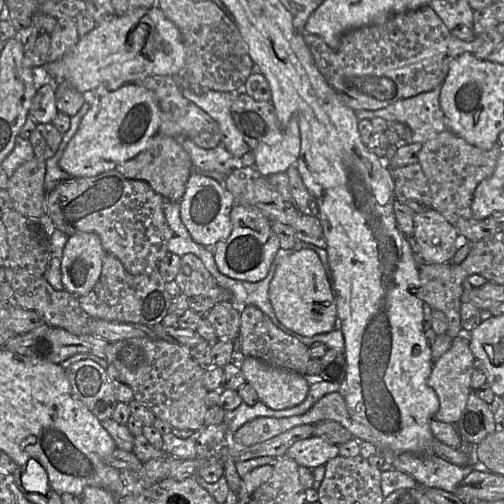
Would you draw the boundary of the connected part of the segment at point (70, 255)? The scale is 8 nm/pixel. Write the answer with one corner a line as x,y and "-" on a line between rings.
94,233
68,236
61,257
64,289
77,297
89,293
100,278
107,254
99,236

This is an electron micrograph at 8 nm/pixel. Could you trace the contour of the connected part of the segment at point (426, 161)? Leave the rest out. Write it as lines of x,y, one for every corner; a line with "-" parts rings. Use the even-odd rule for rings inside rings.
450,129
442,131
436,137
423,143
418,163
427,179
432,197
432,208
457,230
459,240
475,243
501,231
501,224
496,223
491,217
475,218
471,211
471,203
479,183
493,174
502,151
499,142
495,143
491,149
483,150
467,143

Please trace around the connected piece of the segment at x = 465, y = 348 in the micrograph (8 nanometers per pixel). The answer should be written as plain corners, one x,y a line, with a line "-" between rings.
459,335
454,338
450,349
433,362
432,371
428,378
431,387
439,400
439,410
434,416
437,421
456,425
465,410
471,389
472,366
475,360
469,347
469,335

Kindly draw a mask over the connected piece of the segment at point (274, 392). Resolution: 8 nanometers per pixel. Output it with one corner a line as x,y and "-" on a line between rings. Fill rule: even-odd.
245,357
241,370
246,382
255,389
259,401
273,410
283,410
297,406
308,395
311,380
298,373
271,366
254,357

